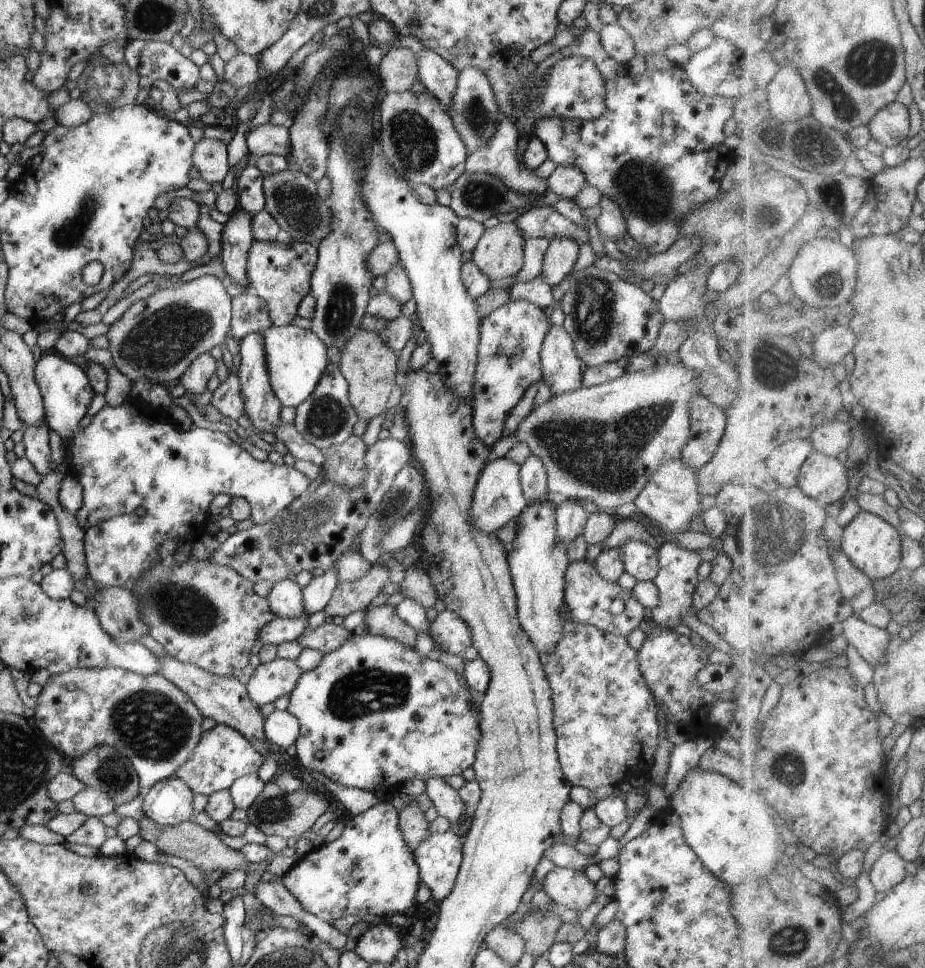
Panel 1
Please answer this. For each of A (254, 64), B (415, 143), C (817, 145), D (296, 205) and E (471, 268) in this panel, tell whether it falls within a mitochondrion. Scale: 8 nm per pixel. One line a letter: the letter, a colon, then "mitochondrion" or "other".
A: other
B: mitochondrion
C: mitochondrion
D: mitochondrion
E: other

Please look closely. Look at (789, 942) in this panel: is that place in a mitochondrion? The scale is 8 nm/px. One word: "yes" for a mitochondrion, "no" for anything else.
yes

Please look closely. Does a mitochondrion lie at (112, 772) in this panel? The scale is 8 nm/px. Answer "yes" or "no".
yes

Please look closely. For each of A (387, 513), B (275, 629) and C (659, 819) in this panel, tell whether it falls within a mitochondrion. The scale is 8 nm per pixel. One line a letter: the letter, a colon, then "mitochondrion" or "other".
A: mitochondrion
B: other
C: other

